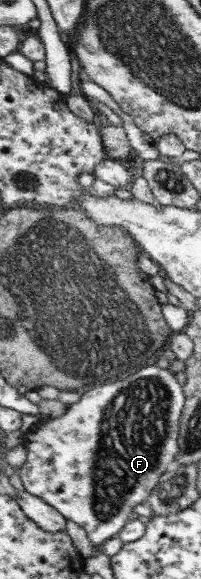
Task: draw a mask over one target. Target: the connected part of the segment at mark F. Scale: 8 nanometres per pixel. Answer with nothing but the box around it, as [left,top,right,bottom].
[18,364,184,554]

